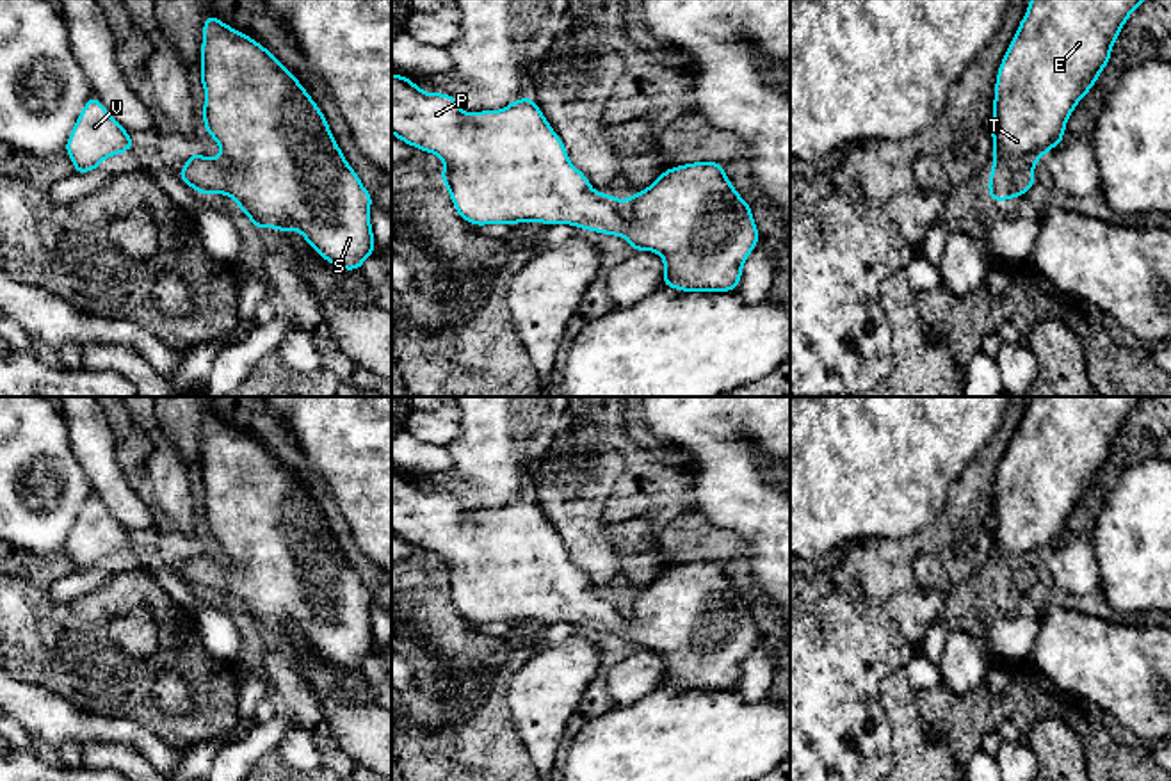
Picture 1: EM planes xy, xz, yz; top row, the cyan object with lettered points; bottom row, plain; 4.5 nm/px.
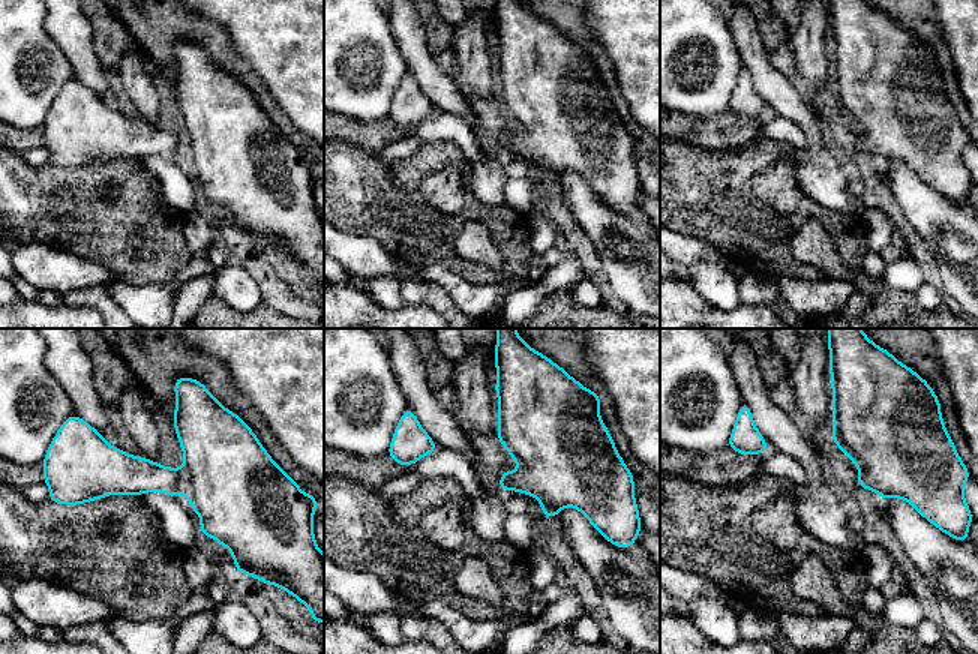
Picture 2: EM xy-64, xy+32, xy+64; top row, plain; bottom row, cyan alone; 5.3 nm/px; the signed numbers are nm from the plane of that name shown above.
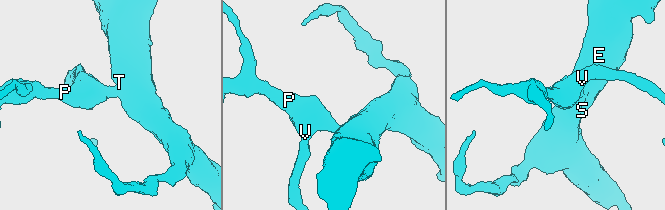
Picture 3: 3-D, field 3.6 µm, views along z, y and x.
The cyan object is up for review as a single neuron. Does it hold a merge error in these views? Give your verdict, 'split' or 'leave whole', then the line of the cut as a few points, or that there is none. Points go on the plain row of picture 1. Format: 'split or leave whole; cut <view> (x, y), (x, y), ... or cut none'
leave whole; cut none

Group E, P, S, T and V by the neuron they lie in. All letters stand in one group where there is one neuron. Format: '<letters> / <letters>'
E P S T V

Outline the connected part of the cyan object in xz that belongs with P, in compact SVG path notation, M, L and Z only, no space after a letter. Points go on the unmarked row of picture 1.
M392 471L392 532L418 550L438 553L445 566L440 578L447 584L450 600L464 621L473 624L543 621L571 623L602 633L623 635L634 649L651 649L664 658L662 685L678 690L731 690L742 678L742 665L758 644L760 633L735 584L726 576L724 564L712 559L666 568L644 589L619 600L614 592L596 591L589 576L569 560L562 537L546 519L537 502L518 496L500 509L464 512L459 500L447 491L425 491L404 473Z

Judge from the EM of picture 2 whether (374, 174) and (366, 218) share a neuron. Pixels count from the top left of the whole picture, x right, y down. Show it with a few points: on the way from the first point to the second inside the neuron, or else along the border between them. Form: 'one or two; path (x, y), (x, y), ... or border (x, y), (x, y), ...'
one; path (366, 185), (366, 207)

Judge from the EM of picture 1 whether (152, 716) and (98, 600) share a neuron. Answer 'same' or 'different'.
same

